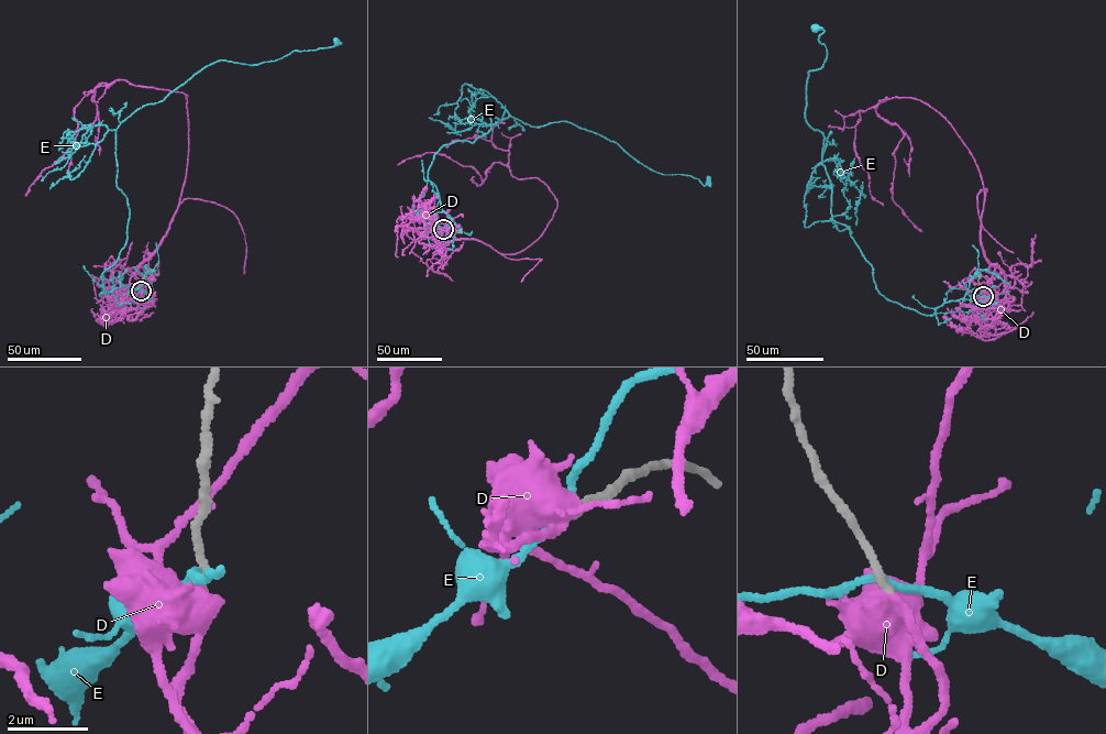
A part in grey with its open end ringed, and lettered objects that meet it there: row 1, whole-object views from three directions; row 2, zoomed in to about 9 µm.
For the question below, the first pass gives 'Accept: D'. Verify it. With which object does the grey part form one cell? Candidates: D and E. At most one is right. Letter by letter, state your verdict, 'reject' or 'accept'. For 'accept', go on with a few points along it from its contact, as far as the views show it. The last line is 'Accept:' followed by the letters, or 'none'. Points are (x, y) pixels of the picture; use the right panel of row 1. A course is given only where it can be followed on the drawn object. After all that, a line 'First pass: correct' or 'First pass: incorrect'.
D: accept; course (983, 297), (994, 269), (971, 153), (927, 105), (886, 97), (876, 112), (904, 137), (892, 197), (921, 231)
E: reject
Accept: D
First pass: correct

